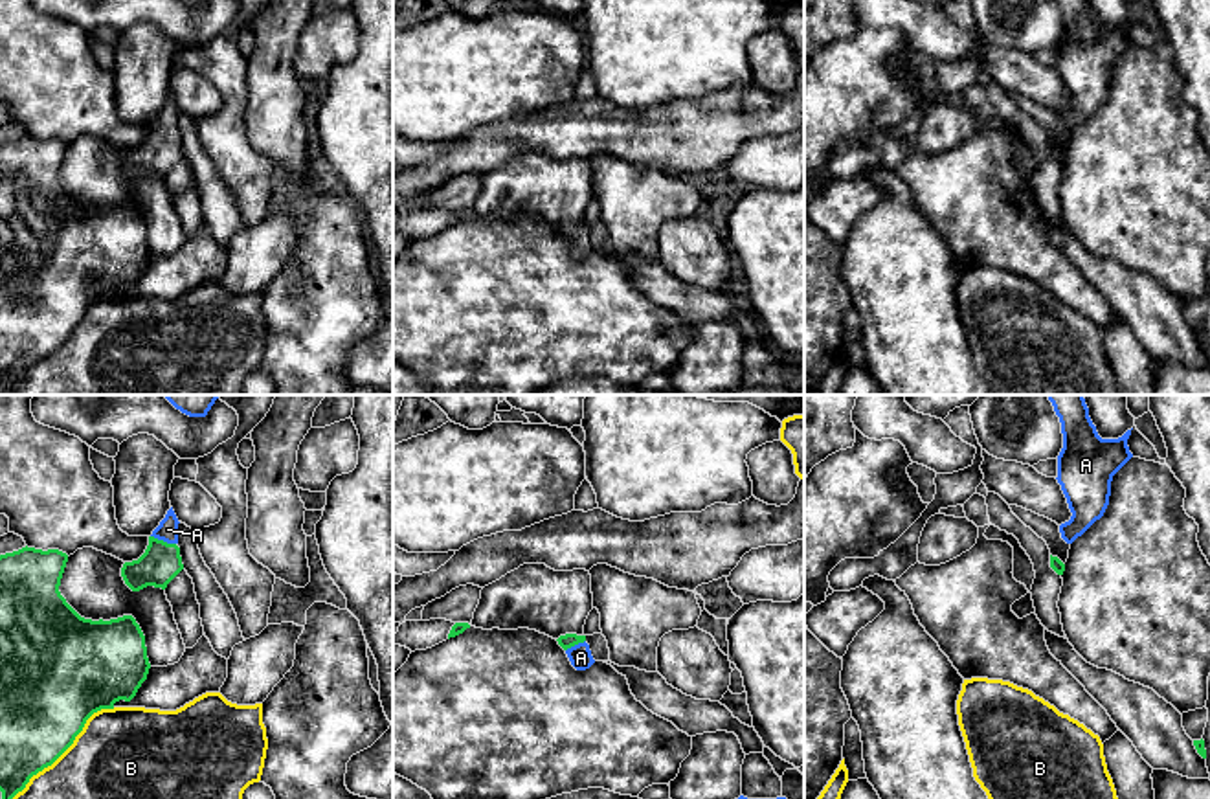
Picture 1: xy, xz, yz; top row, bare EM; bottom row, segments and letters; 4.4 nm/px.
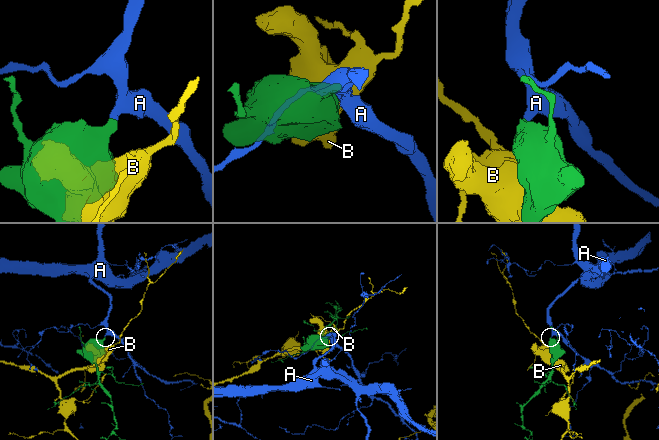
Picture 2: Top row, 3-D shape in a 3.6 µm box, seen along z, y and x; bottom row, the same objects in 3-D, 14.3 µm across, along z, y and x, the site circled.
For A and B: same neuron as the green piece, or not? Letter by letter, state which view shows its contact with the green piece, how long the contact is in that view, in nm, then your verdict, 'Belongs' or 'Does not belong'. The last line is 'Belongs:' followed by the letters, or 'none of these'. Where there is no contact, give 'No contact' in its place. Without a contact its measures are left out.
A: Touches green in xy. Shared border 120 nm. Belongs
B: Touches green in xy. Shared border 650 nm. Does not belong
Belongs: A

